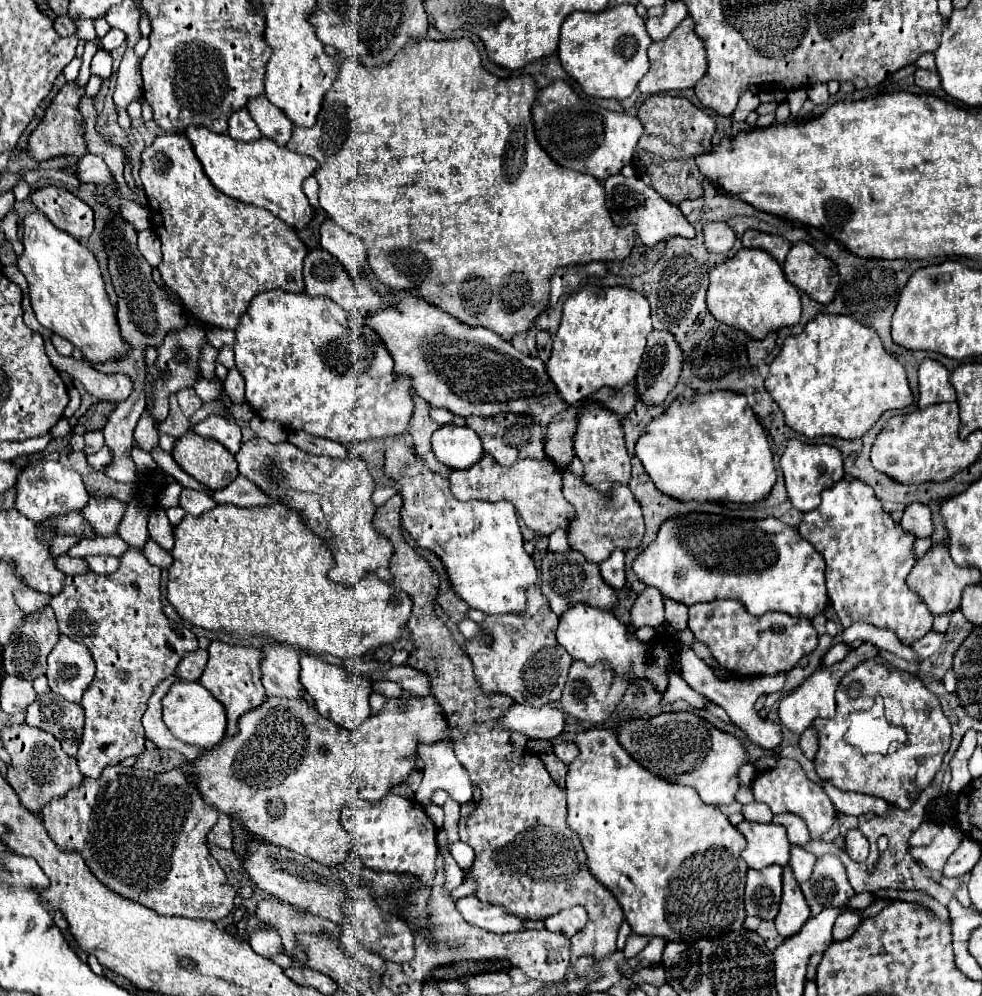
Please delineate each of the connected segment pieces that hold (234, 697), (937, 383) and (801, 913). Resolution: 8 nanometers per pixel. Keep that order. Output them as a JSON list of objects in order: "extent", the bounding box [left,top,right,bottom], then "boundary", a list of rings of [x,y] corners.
[{"extent":[199,641,265,735],"boundary":[[[211,641],[209,645],[209,661],[205,665],[205,671],[199,679],[199,683],[211,691],[215,699],[219,699],[225,705],[227,711],[227,735],[235,735],[237,731],[237,719],[251,711],[253,707],[259,707],[265,699],[265,691],[261,685],[261,671],[259,671],[261,651],[255,647],[243,647],[243,645],[231,645],[225,641]]]},{"extent":[919,359,955,409],"boundary":[[[925,359],[919,365],[919,407],[923,409],[941,401],[955,401],[949,371],[939,361]]]},{"extent":[775,865,811,937],"boundary":[[[785,865],[783,867],[783,899],[781,899],[779,915],[775,917],[775,927],[783,937],[789,937],[789,935],[795,935],[795,931],[799,931],[799,927],[803,927],[803,923],[809,917],[811,917],[811,911],[791,871],[791,865]]]}]

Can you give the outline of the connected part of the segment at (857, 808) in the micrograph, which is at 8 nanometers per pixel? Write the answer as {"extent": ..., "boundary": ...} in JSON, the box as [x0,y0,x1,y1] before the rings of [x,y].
{"extent":[821,779,889,815],"boundary":[[[821,779],[821,787],[825,789],[825,793],[833,799],[833,805],[837,807],[837,811],[845,813],[845,815],[887,815],[889,813],[889,803],[877,797],[867,797],[861,793],[841,793],[839,789],[833,787],[831,781]]]}

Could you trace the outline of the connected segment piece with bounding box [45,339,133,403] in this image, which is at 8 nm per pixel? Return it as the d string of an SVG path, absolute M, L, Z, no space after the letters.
M45 339L45 347L47 347L47 355L49 355L53 367L59 369L59 371L69 373L75 379L79 379L83 383L85 391L91 393L91 395L95 395L97 399L119 403L119 401L125 401L131 395L131 391L133 391L133 379L131 377L121 375L121 373L107 375L107 373L97 371L85 359L77 361L71 355L63 357L63 355L59 355L55 351L55 347L51 345L49 339Z

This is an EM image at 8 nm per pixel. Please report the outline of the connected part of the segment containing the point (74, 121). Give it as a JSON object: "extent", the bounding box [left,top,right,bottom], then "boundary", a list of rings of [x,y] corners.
{"extent":[27,81,87,161],"boundary":[[[77,81],[63,85],[63,89],[57,93],[53,103],[45,111],[43,121],[37,125],[37,129],[29,137],[29,147],[27,147],[29,157],[33,157],[37,161],[47,161],[47,159],[53,159],[53,157],[67,155],[67,157],[73,157],[73,159],[79,161],[83,155],[87,155],[85,119],[79,111],[79,101],[81,101],[83,95],[85,95],[85,87],[81,87]]]}

